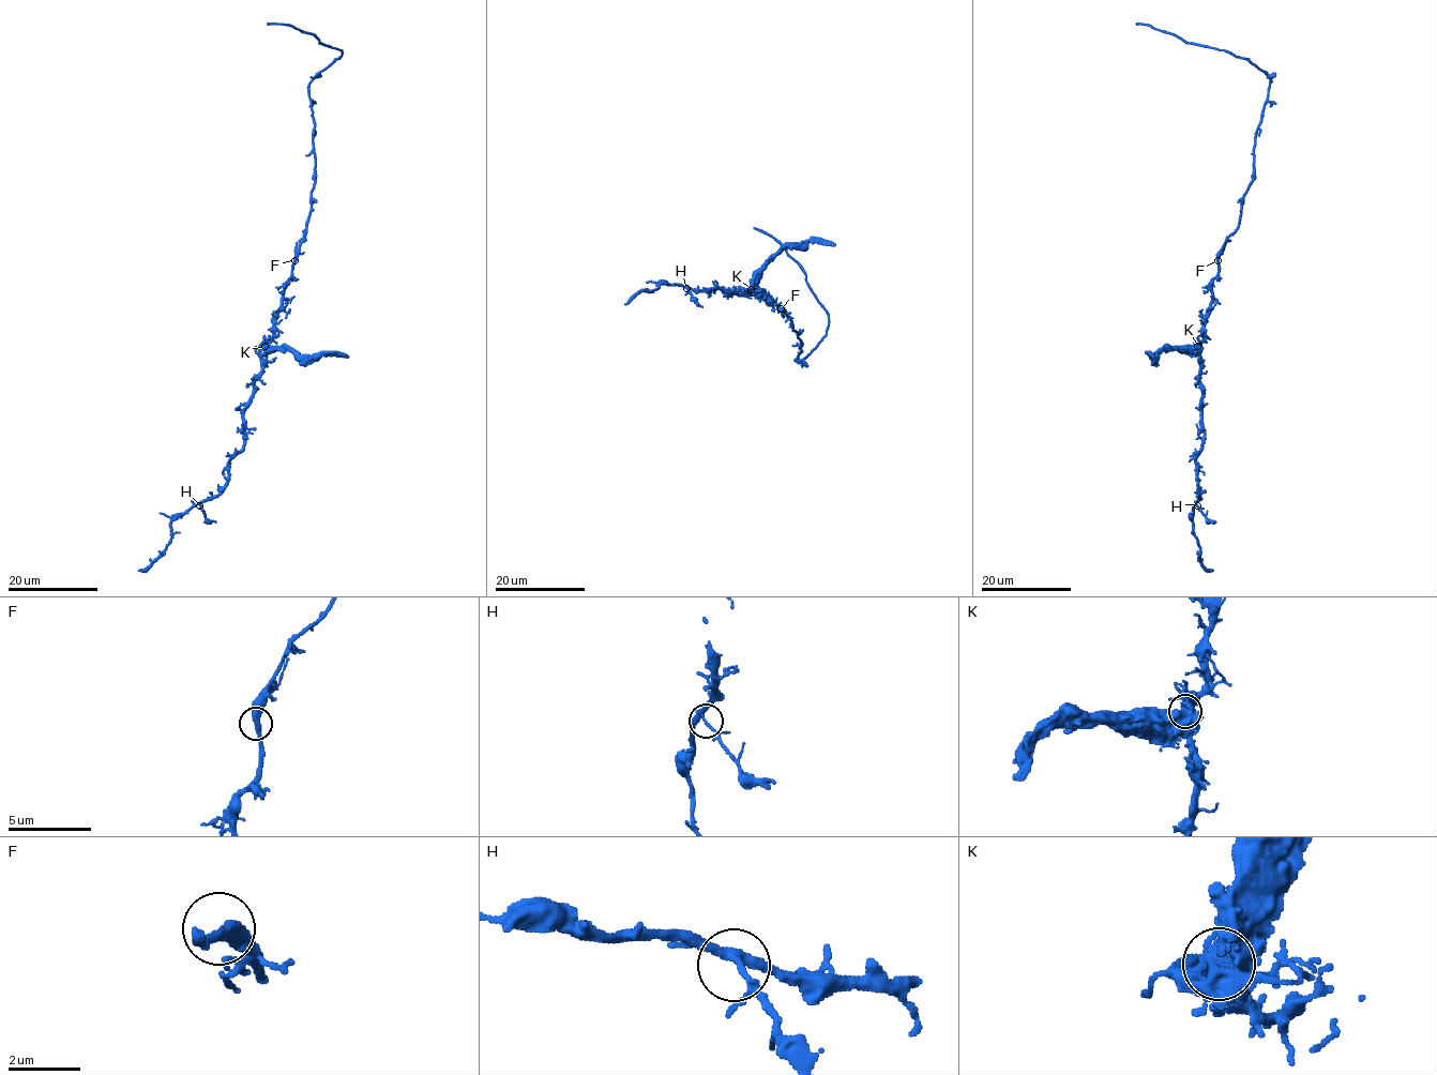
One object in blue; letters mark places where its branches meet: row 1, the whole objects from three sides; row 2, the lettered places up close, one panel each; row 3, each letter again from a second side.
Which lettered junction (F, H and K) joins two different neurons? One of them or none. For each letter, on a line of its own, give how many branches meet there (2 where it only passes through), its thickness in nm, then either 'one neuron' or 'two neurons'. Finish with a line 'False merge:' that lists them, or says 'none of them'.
F: 2 | 360 nm | one neuron
H: 3 | 240 nm | one neuron
K: 6 | 650 nm | two neurons
False merge: K

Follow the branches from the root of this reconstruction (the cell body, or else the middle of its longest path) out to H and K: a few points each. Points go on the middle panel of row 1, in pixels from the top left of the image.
H: (782, 309), (750, 290), (730, 294), (719, 287), (686, 288)
K: (782, 309), (751, 289)

